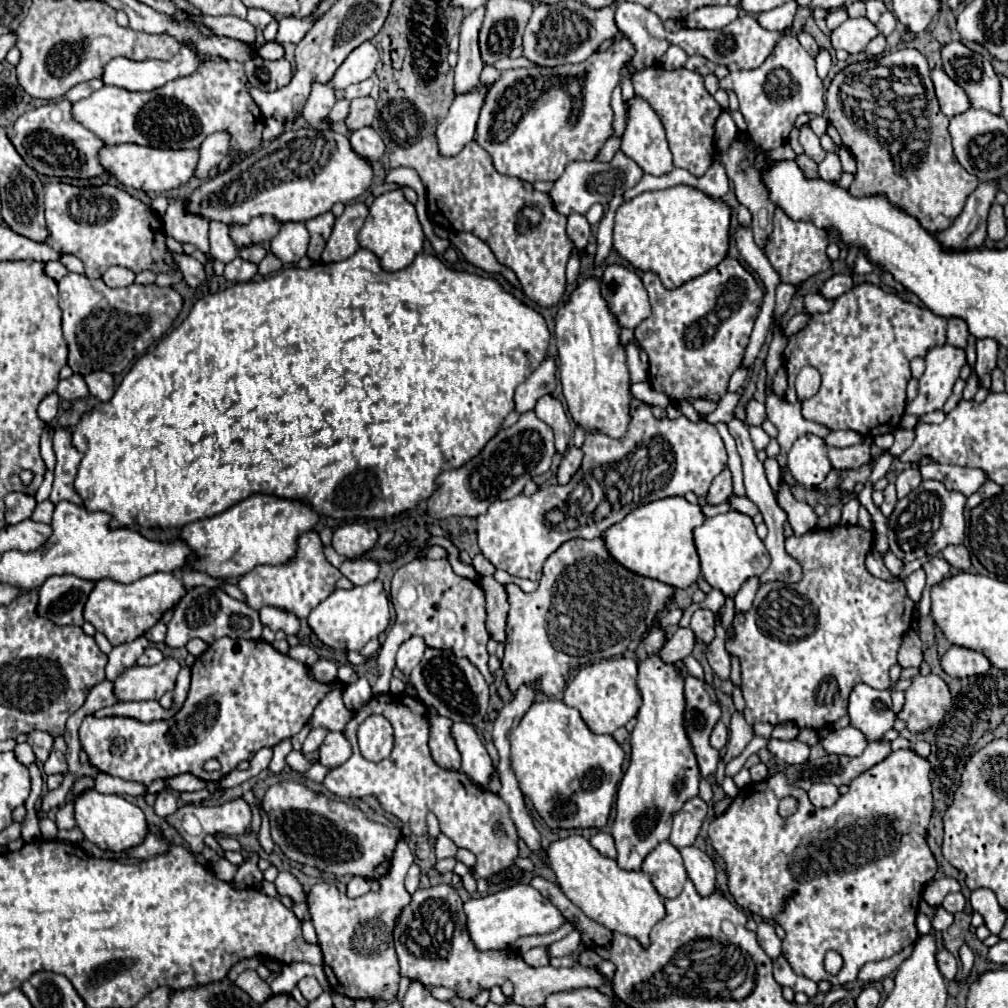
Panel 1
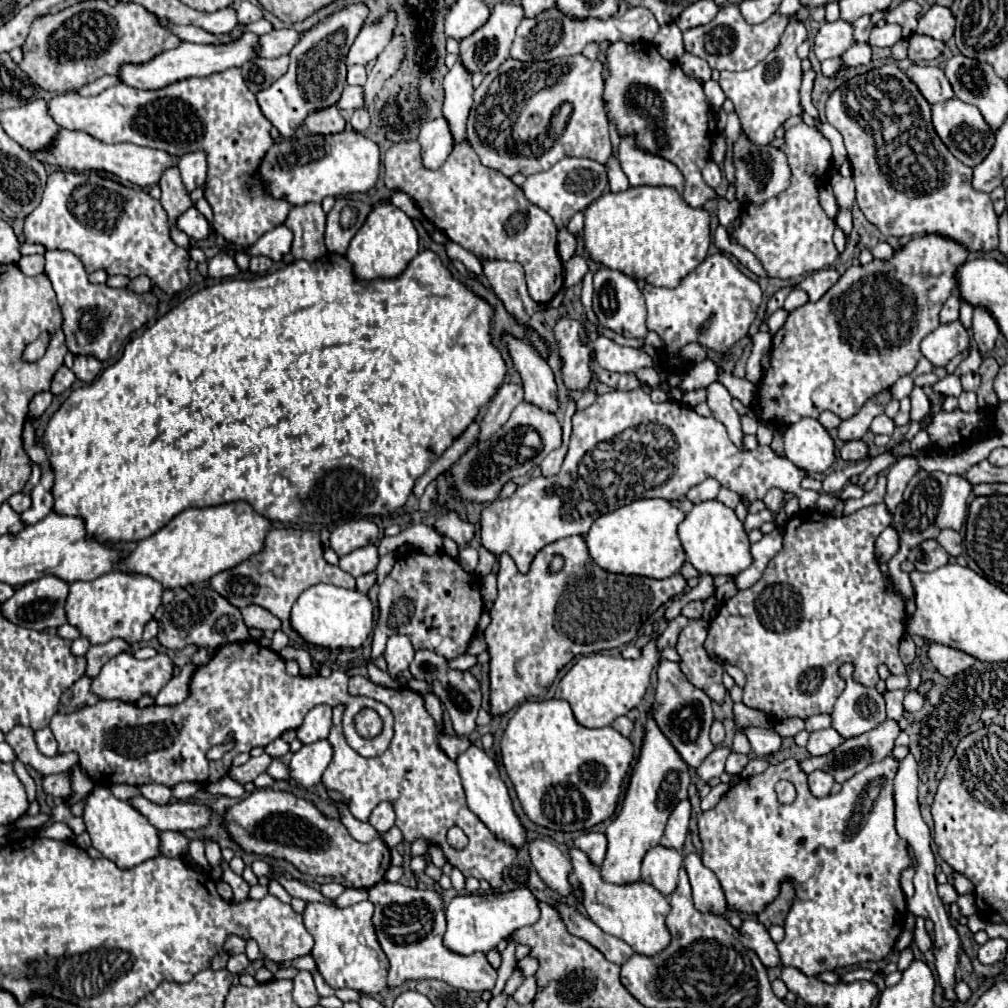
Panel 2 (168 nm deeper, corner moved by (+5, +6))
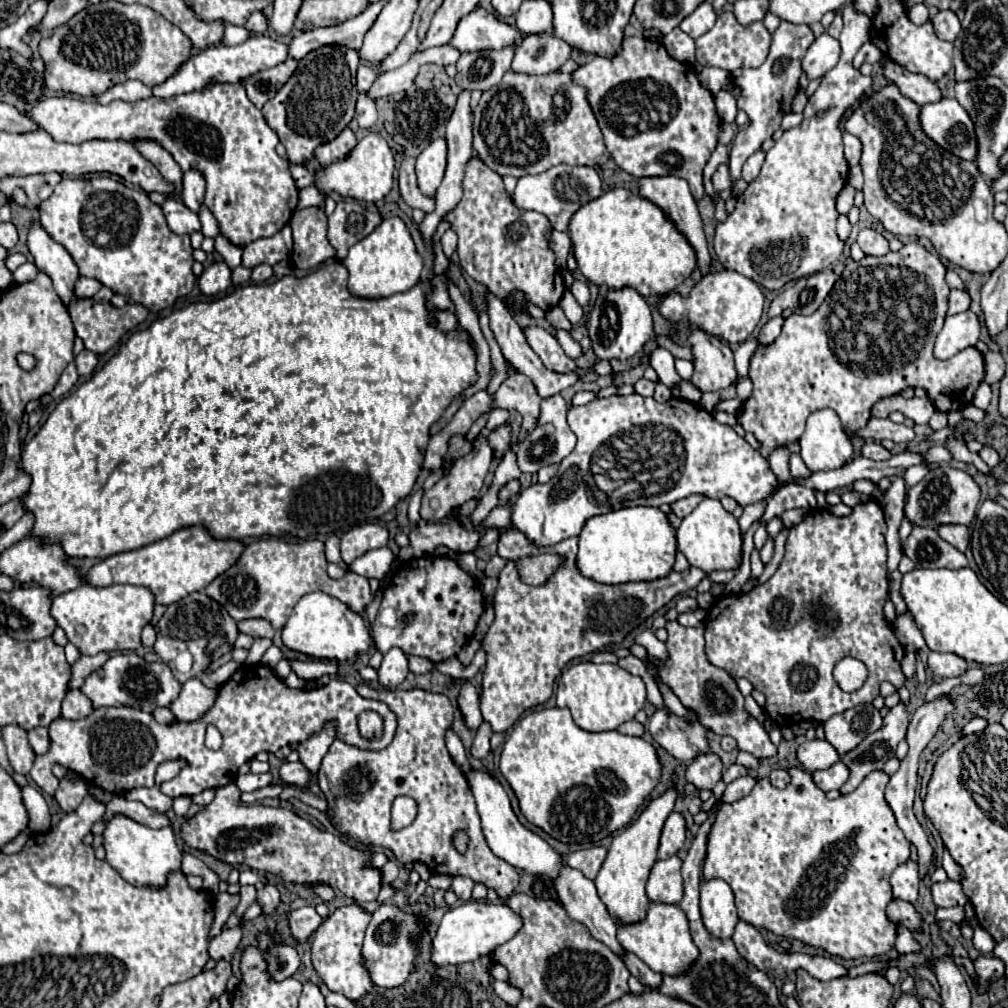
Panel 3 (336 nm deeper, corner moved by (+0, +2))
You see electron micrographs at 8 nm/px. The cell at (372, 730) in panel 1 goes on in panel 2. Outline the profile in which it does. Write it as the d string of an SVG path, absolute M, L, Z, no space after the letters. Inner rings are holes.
M234 642L218 648L210 662L194 672L190 696L178 706L138 708L136 704L122 700L98 700L94 706L72 714L54 714L50 730L58 742L58 754L76 752L80 768L98 786L142 786L154 782L174 788L180 782L218 782L228 776L236 754L266 746L286 730L300 728L308 710L318 704L346 706L346 742L360 756L380 756L390 746L394 718L388 706L374 698L348 694L348 676L340 670L334 670L328 678L290 676L282 656L256 642ZM366 706L374 708L384 720L382 734L372 740L364 740L354 728L354 716ZM230 732L236 734L236 748L220 760L208 760L206 752L212 746L226 742ZM176 758L182 760L180 766L174 764Z

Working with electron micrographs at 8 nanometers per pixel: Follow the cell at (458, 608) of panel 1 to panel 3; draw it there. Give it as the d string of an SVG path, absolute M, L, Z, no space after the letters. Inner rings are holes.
M423 556L415 560L415 566L399 570L387 586L373 622L373 642L381 654L399 646L411 656L443 662L457 656L463 644L473 638L483 612L483 592L479 582L451 558Z

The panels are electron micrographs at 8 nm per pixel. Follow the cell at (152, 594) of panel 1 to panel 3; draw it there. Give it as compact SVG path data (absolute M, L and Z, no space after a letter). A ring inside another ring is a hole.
M83 584L71 592L53 598L51 616L65 630L69 642L73 642L81 654L95 656L99 652L139 650L141 630L151 622L155 608L155 596L145 586L113 584L113 586L91 586Z

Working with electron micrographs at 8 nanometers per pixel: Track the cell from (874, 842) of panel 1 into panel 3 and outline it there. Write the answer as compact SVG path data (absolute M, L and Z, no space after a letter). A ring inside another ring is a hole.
M795 766L795 768L787 768L787 774L789 774L791 782L785 790L775 788L769 778L761 778L761 780L757 780L751 794L747 794L745 798L731 802L731 804L721 804L721 808L717 810L715 822L709 830L709 836L707 836L707 856L705 856L705 864L703 864L703 876L705 878L723 878L735 894L739 918L747 924L753 924L755 928L767 928L779 936L797 938L797 940L805 942L807 946L821 948L827 954L839 956L843 960L855 960L855 958L863 958L863 956L873 958L873 956L889 954L893 950L895 938L897 938L897 926L887 916L887 906L893 900L893 890L891 890L889 880L891 880L891 874L895 872L895 868L909 860L909 848L911 848L911 844L905 840L903 832L899 830L899 826L895 822L891 806L885 800L885 786L889 782L889 774L885 774L883 770L873 770L867 778L863 778L863 782L857 786L857 790L853 790L845 796L839 796L837 800L829 800L825 796L825 792L821 792L815 786L811 772Z

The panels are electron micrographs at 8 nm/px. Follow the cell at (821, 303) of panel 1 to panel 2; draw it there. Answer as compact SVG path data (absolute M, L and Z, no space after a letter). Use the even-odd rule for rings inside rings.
M792 290L784 302L784 310L790 312L790 310L794 310L794 308L806 304L806 302L808 302L806 292L802 292L802 290Z

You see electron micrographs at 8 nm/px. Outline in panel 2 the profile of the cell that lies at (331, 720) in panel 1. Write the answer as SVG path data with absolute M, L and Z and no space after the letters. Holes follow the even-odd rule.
M314 706L306 714L304 724L296 730L296 734L302 744L312 744L316 740L328 738L330 726L332 726L332 708L330 706Z

